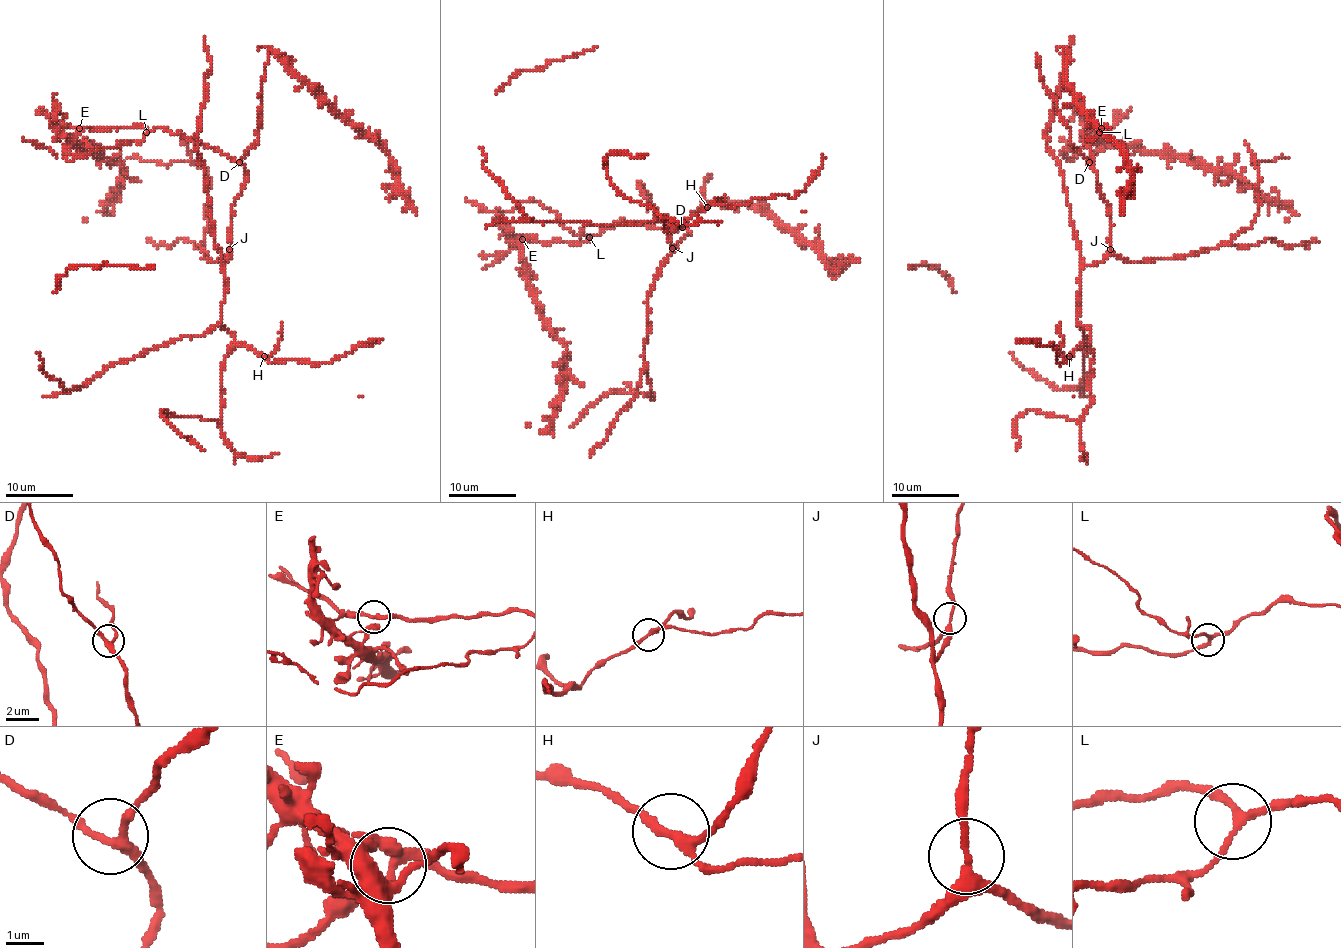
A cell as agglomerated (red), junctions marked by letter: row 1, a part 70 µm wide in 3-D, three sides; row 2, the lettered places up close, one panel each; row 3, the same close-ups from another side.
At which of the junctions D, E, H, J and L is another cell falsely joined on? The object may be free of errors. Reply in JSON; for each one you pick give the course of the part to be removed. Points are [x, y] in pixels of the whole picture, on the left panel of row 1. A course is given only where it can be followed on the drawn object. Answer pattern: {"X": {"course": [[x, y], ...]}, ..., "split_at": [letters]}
{"split_at": []}

